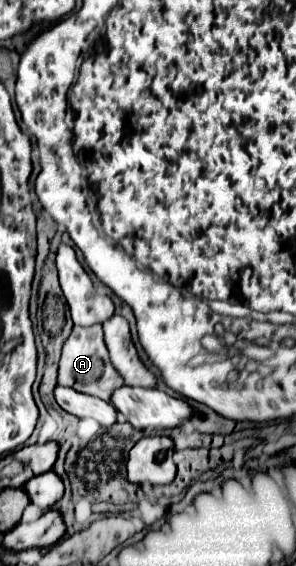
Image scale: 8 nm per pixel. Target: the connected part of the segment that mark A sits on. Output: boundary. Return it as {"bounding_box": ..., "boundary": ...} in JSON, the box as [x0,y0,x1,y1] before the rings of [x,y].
{"bounding_box":[58,324,124,400],"boundary":[[[100,324],[90,326],[90,328],[82,328],[82,326],[74,326],[72,328],[72,334],[66,340],[64,348],[62,348],[60,370],[58,370],[58,384],[74,388],[74,390],[78,390],[82,394],[104,398],[104,400],[110,400],[112,392],[118,390],[120,386],[124,386],[124,378],[110,364]]]}

